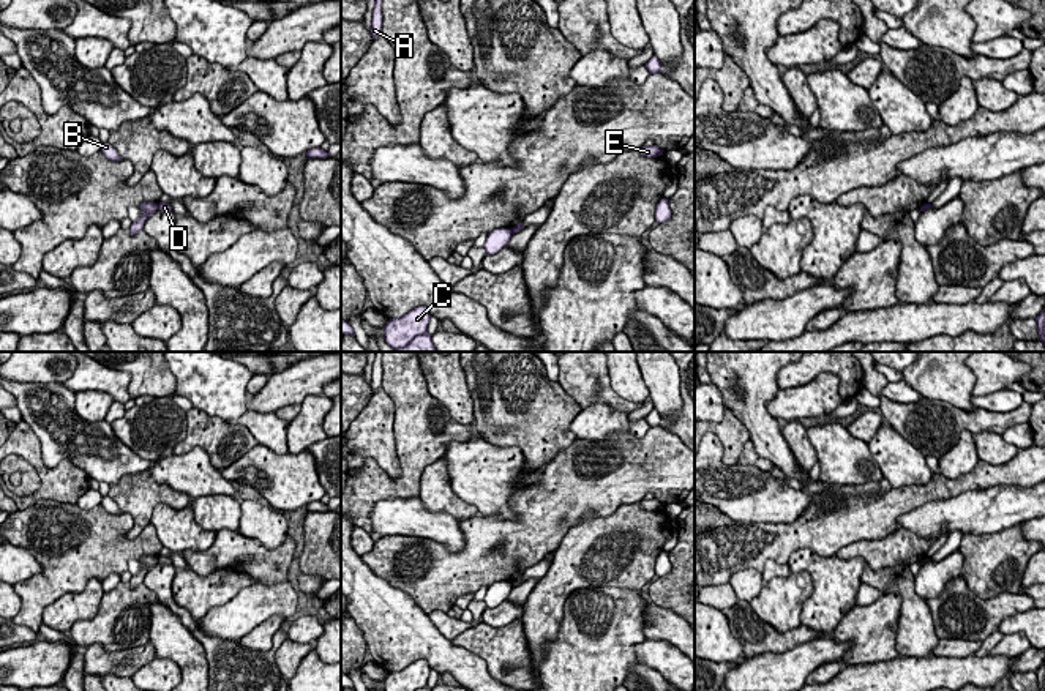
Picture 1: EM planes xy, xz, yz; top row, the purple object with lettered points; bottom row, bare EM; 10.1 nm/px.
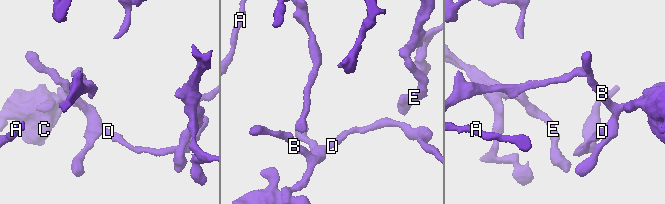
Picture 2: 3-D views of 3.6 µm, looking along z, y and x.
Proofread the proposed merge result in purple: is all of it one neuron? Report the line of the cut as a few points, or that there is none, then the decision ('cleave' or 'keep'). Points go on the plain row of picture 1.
cut xz (426, 683), (414, 690); cleave

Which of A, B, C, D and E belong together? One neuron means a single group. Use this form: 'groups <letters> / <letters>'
groups A B E / C D

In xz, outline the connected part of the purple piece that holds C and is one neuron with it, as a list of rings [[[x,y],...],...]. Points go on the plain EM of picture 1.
[[[418,659],[407,667],[390,672],[384,680],[384,691],[415,691],[428,685],[431,667],[426,659]]]

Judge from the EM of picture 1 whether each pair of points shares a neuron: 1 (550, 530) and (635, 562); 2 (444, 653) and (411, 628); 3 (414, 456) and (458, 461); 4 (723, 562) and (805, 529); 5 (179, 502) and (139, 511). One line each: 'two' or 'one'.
1: two
2: one
3: two
4: one
5: one

